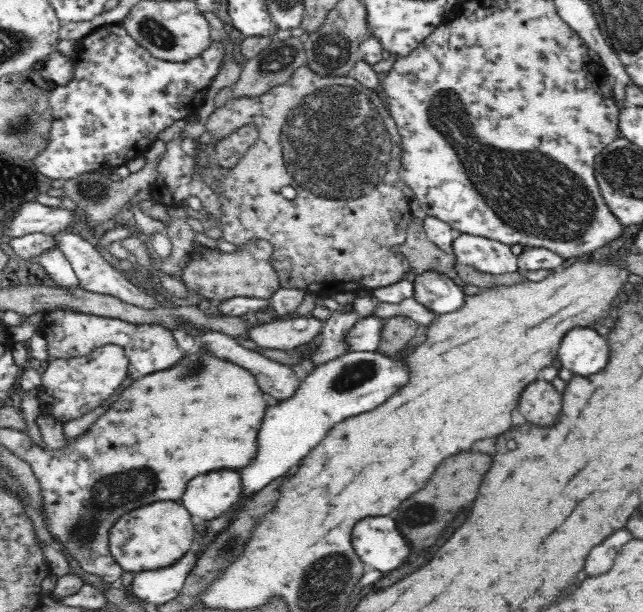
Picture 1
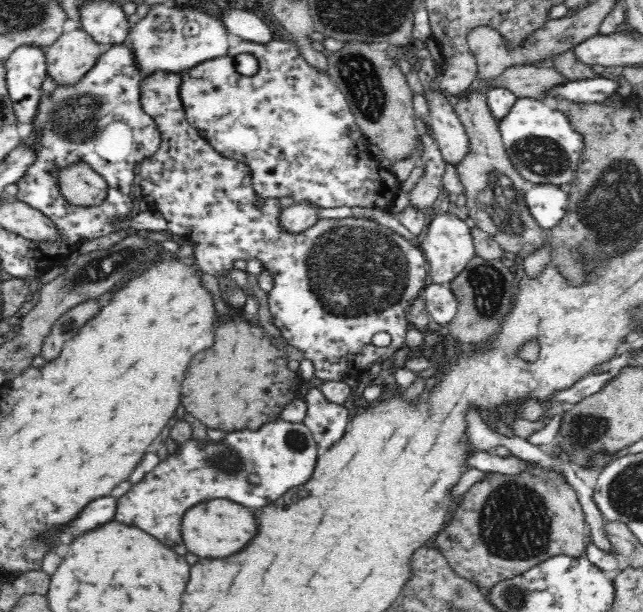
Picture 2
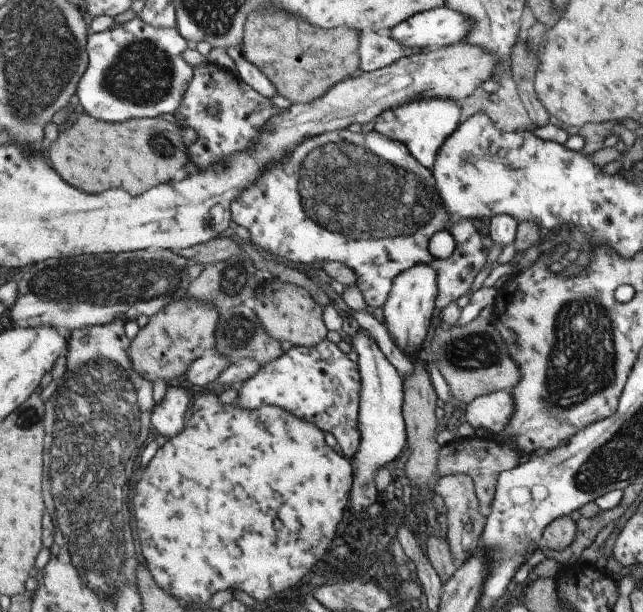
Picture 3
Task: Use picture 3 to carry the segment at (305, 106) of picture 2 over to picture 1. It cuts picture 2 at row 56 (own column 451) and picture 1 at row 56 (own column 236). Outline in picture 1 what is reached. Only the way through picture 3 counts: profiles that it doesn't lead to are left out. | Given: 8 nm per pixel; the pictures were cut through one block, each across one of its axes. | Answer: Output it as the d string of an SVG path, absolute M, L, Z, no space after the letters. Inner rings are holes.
M117 24L100 26L100 28L88 34L88 36L78 40L75 46L76 58L73 79L66 86L58 85L57 88L50 93L49 101L51 109L53 110L53 125L50 129L50 136L46 148L42 152L39 152L38 156L33 160L38 172L53 179L65 178L68 180L76 178L78 175L84 173L98 172L100 170L109 172L112 168L126 166L128 162L134 160L134 158L140 158L140 156L145 157L146 151L151 147L153 142L158 140L158 135L163 130L172 126L174 121L182 120L187 116L195 114L202 104L204 104L206 94L208 94L208 90L210 90L210 86L214 82L218 71L222 68L225 56L223 41L220 39L212 39L210 46L204 48L196 58L190 58L190 60L186 60L186 62L162 61L159 60L159 58L154 58L146 48L138 45L138 43L126 33L125 29Z

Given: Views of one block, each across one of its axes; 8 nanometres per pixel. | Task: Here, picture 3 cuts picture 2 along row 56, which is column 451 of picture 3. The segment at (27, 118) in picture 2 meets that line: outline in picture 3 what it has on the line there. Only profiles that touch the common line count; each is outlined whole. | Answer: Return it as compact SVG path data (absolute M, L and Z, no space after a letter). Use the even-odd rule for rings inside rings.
M441 6L414 14L386 33L402 47L430 50L463 42L471 26L463 13Z

